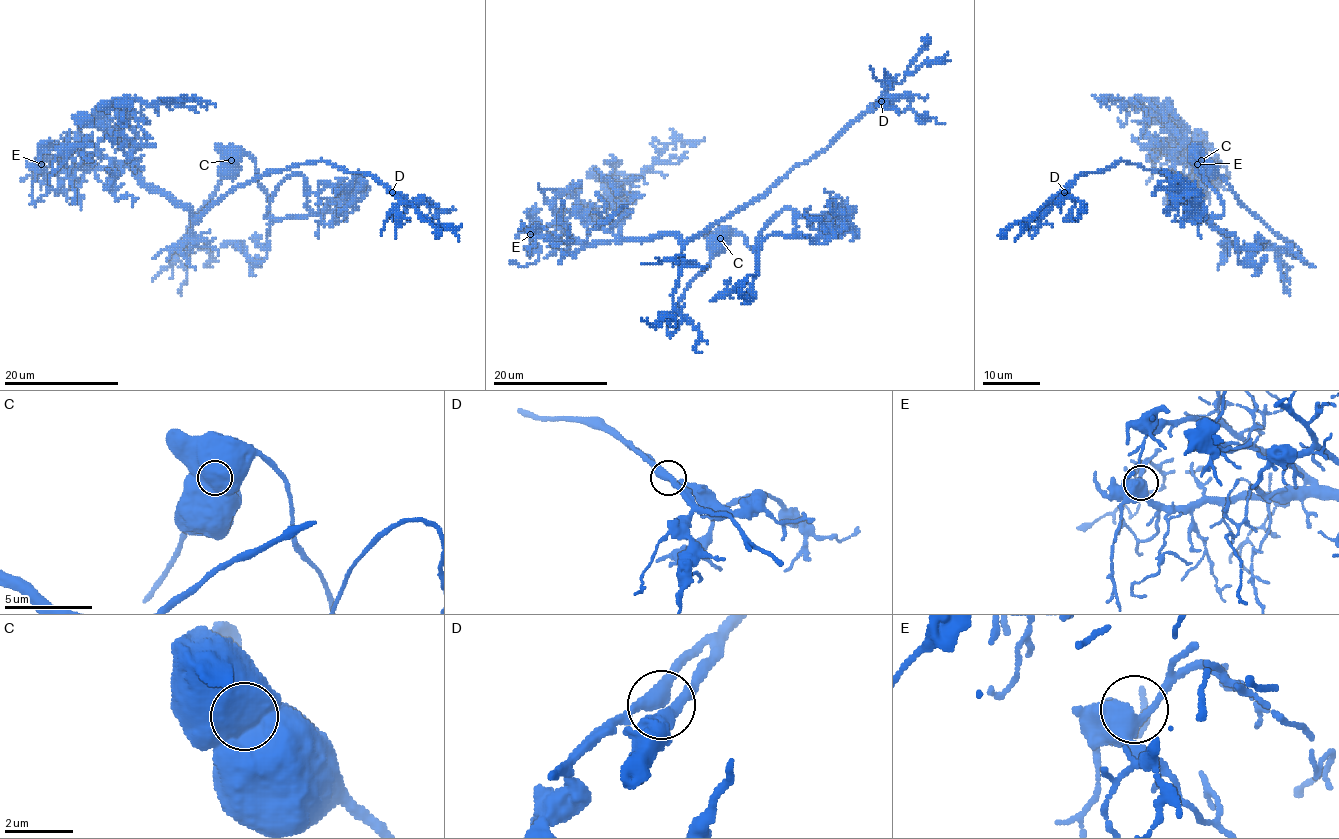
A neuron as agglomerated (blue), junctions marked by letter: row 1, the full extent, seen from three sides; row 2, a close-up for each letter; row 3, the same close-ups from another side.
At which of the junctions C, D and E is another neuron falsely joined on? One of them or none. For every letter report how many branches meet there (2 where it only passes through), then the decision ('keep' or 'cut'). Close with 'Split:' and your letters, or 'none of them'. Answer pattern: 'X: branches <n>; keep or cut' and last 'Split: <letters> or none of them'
C: branches 1; cut
D: branches 2; keep
E: branches 3; keep
Split: C

